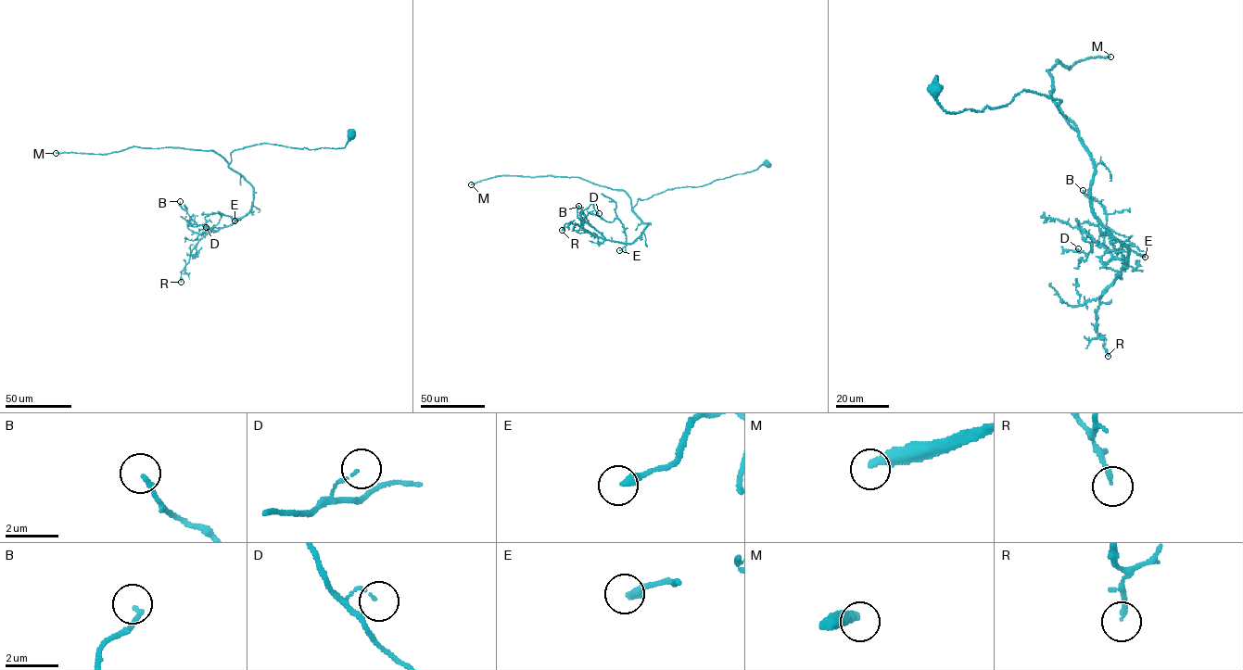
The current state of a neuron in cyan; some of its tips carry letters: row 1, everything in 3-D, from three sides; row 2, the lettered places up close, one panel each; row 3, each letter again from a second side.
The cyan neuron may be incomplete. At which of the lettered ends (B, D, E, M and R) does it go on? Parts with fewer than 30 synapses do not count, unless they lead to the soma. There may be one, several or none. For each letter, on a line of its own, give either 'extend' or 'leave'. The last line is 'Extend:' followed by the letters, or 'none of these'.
B: leave
D: leave
E: leave
M: extend
R: leave
Extend: M

